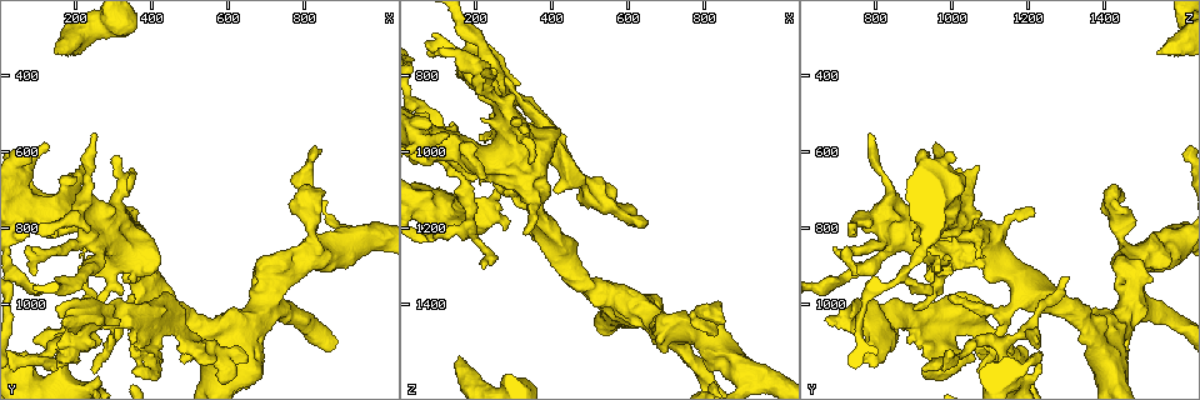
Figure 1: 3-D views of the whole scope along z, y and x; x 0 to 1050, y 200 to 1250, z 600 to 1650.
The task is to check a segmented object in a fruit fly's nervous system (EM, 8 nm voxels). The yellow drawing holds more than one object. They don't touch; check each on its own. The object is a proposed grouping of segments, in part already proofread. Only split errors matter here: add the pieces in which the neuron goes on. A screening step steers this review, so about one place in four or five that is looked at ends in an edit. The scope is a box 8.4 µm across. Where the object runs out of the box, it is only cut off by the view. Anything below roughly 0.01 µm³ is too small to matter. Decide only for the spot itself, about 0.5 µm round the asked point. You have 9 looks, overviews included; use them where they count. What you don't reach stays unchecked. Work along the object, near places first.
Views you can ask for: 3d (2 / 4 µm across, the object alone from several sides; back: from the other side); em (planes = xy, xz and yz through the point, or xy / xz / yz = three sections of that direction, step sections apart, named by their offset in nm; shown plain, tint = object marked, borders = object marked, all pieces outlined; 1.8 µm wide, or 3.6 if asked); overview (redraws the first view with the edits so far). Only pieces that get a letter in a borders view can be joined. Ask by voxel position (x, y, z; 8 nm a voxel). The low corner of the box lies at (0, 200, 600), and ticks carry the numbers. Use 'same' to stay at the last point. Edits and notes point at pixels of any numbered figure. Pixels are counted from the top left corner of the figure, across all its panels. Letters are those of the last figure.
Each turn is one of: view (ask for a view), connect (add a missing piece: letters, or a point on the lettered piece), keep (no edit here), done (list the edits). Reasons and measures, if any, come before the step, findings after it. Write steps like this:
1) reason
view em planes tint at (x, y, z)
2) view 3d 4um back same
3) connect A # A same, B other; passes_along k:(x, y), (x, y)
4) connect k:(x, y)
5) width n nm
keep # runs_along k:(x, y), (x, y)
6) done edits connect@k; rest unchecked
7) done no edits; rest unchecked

an open end
view 3d 4um at (85, 1090, 1220)

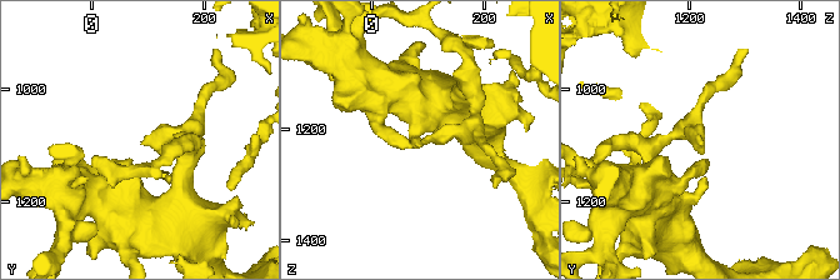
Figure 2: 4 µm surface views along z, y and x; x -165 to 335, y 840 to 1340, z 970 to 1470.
now the EM
view em yz step 4 borders at (85, 1095, 1225)

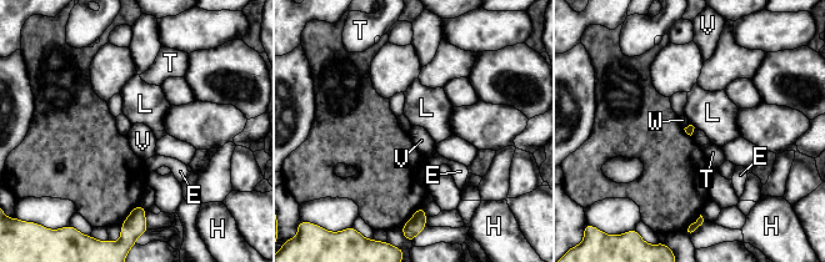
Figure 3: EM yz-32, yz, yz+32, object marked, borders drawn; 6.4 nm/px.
view em planes borders same

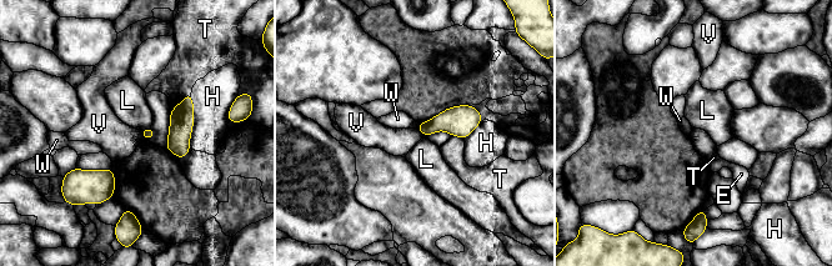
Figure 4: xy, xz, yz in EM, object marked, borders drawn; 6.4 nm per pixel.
longest_contact H 360 nm
keep # E other, H other, L other, T other, V other, W other; border 4:(139, 130), (144, 139); none of them fits

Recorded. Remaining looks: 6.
tapers out
view em xy step 4 tint at (130, 1175, 915)

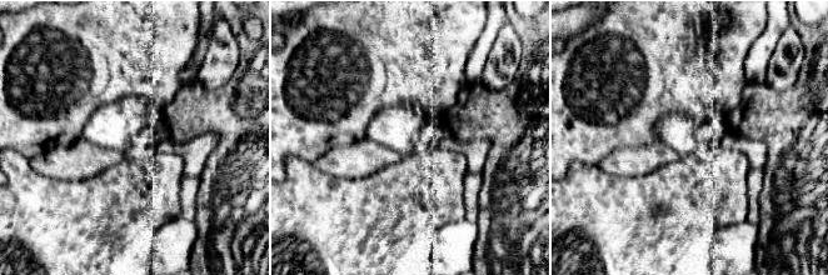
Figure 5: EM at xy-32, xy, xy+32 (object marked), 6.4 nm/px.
view em planes borders same

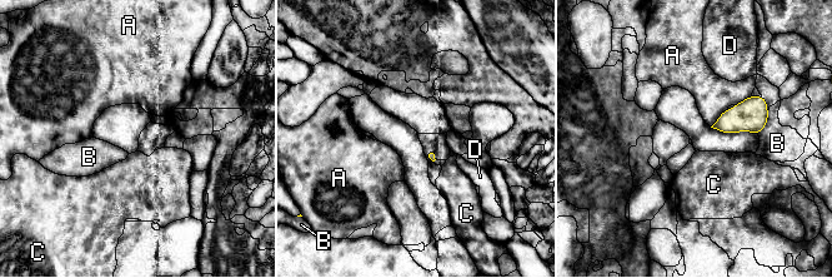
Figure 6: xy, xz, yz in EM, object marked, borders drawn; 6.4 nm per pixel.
keep # A other, B other, C other, D other; border 6:(727, 108), (711, 127); none of them fits

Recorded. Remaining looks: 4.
touches itself
view em planes borders at (580, 1125, 1155)

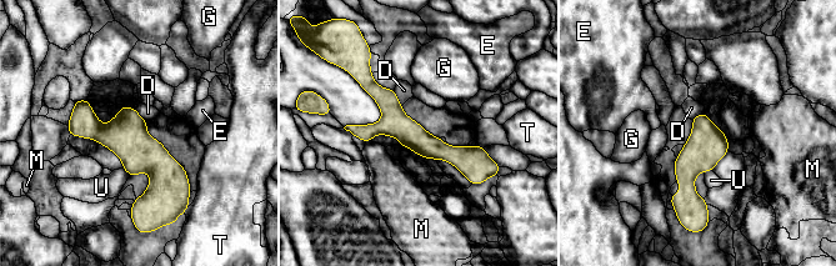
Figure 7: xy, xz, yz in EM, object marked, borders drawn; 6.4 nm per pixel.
longest_contact D 120 nm
connect M # D other, E other, G other, M same, T other, U other; passes_along 7:(394, 123), (368, 141), (386, 174); it goes on there

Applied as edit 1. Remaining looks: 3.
free end
view 3d 2um back at (210, 645, 1055)

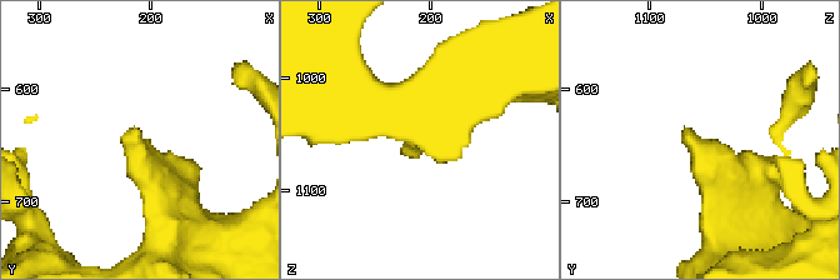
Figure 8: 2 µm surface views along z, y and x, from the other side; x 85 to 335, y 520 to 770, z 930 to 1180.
shape alone is not enough
view em xz step 16 borders at (208, 648, 1060)

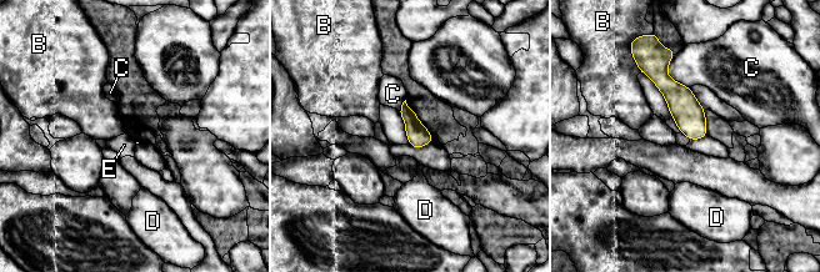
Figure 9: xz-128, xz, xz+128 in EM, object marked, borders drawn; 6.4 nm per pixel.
cut it another way
view em planes borders same

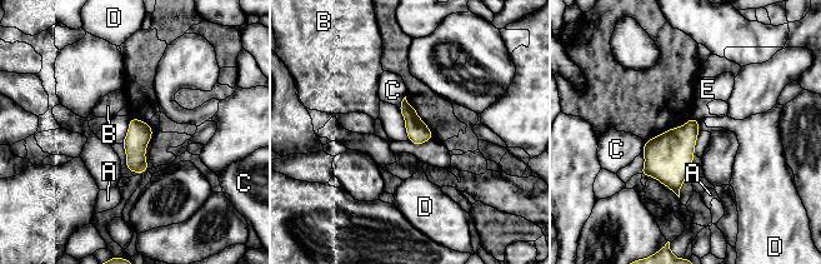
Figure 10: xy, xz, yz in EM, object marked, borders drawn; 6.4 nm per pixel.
width 150 nm
keep # A other, B other, C other, D other, E other; border 10:(691, 116), (699, 120); no lettered piece goes on from it

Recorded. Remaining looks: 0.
done edits connect@7; rest unchecked

